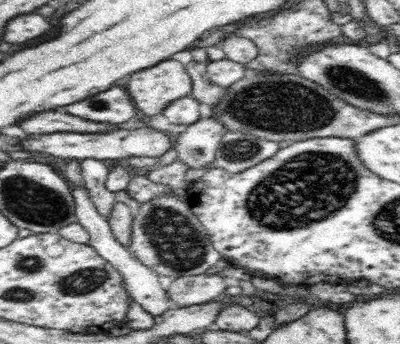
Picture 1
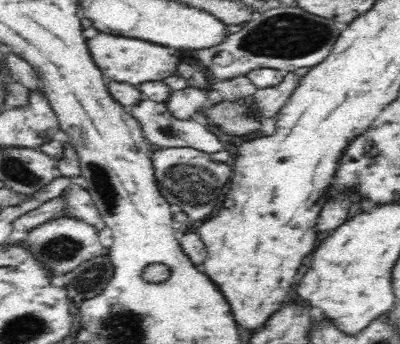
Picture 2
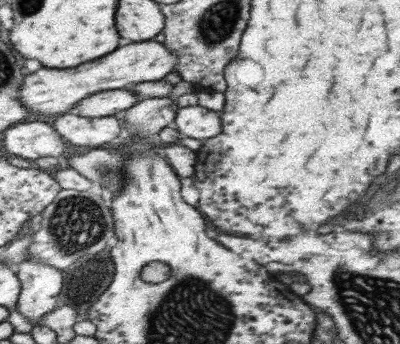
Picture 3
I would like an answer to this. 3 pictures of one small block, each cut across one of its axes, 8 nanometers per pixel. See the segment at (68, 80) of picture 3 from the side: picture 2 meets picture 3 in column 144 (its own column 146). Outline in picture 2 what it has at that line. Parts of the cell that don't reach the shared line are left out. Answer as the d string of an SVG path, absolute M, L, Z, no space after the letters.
M98 32L94 38L88 38L88 48L96 66L104 72L104 78L110 84L140 86L144 82L162 82L168 76L176 76L182 60L188 60L184 50L166 48L166 46L152 44L148 40L138 40L138 38L112 36L104 32Z

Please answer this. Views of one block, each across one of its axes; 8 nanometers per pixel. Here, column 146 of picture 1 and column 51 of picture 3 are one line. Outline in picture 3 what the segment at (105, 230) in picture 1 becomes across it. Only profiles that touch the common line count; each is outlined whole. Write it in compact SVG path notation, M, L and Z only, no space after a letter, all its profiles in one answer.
M29 258L17 266L21 294L15 310L35 324L41 320L41 316L59 306L59 292L65 284L65 276L61 270L43 264L39 258Z

